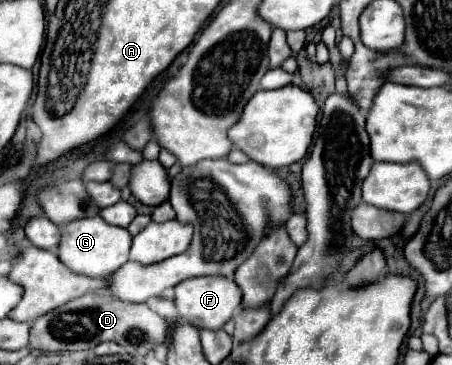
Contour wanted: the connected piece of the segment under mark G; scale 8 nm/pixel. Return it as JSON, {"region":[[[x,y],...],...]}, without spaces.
{"region":[[[98,215],[96,217],[84,217],[84,219],[74,219],[72,223],[60,225],[60,245],[56,247],[58,259],[70,269],[76,271],[78,275],[88,275],[88,277],[108,277],[114,273],[118,267],[122,267],[128,261],[128,231],[122,227],[114,227],[104,223]]]}

